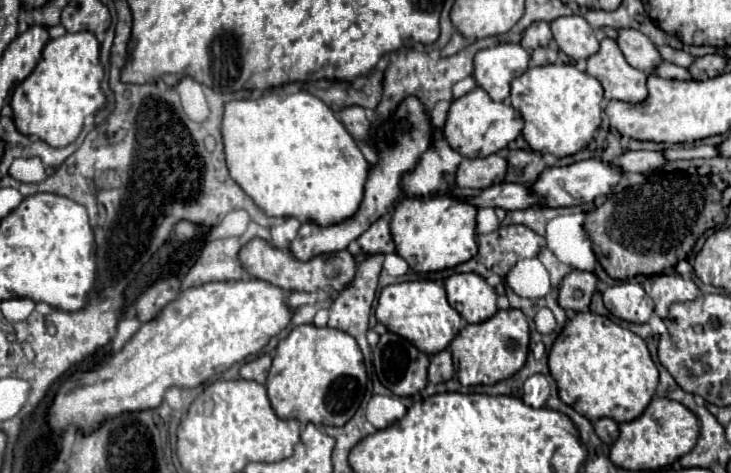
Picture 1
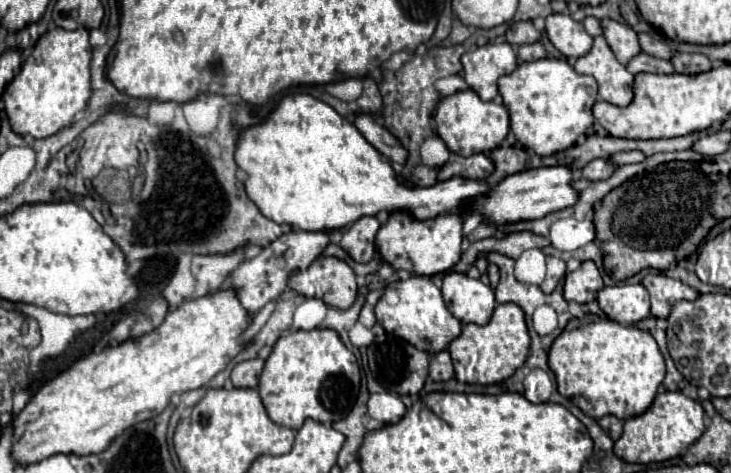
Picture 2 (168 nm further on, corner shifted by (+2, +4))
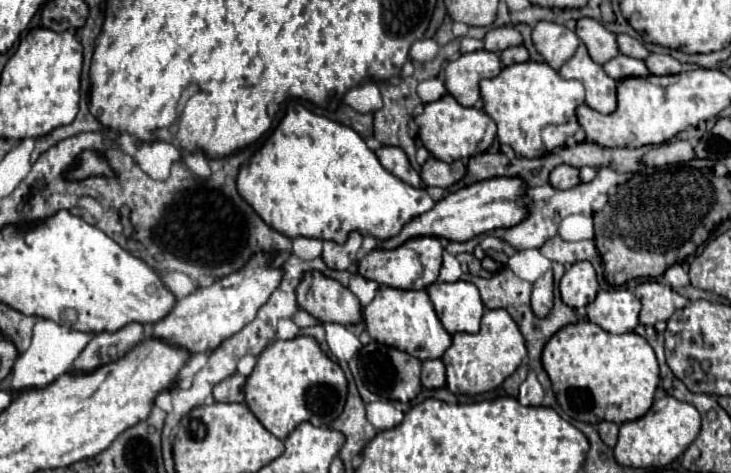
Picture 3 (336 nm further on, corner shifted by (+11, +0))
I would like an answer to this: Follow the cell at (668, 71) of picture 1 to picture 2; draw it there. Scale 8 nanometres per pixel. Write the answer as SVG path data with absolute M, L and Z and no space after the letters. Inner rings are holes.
M639 53L627 63L627 71L633 75L637 73L673 73L673 65L665 59L657 59L653 55Z

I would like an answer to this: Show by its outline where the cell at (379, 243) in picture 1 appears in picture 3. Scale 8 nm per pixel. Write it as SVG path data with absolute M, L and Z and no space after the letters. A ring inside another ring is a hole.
M352 231L346 239L346 243L336 243L336 241L324 241L324 251L322 259L330 269L346 271L350 265L356 263L358 249L362 245L362 235L358 231Z

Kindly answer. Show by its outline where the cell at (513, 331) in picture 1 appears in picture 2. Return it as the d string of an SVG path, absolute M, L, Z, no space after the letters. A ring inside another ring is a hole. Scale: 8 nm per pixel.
M515 303L497 305L493 317L487 325L465 325L463 333L453 339L449 353L455 365L455 377L469 385L493 385L509 379L515 369L519 369L529 355L529 333L525 325L525 315Z

